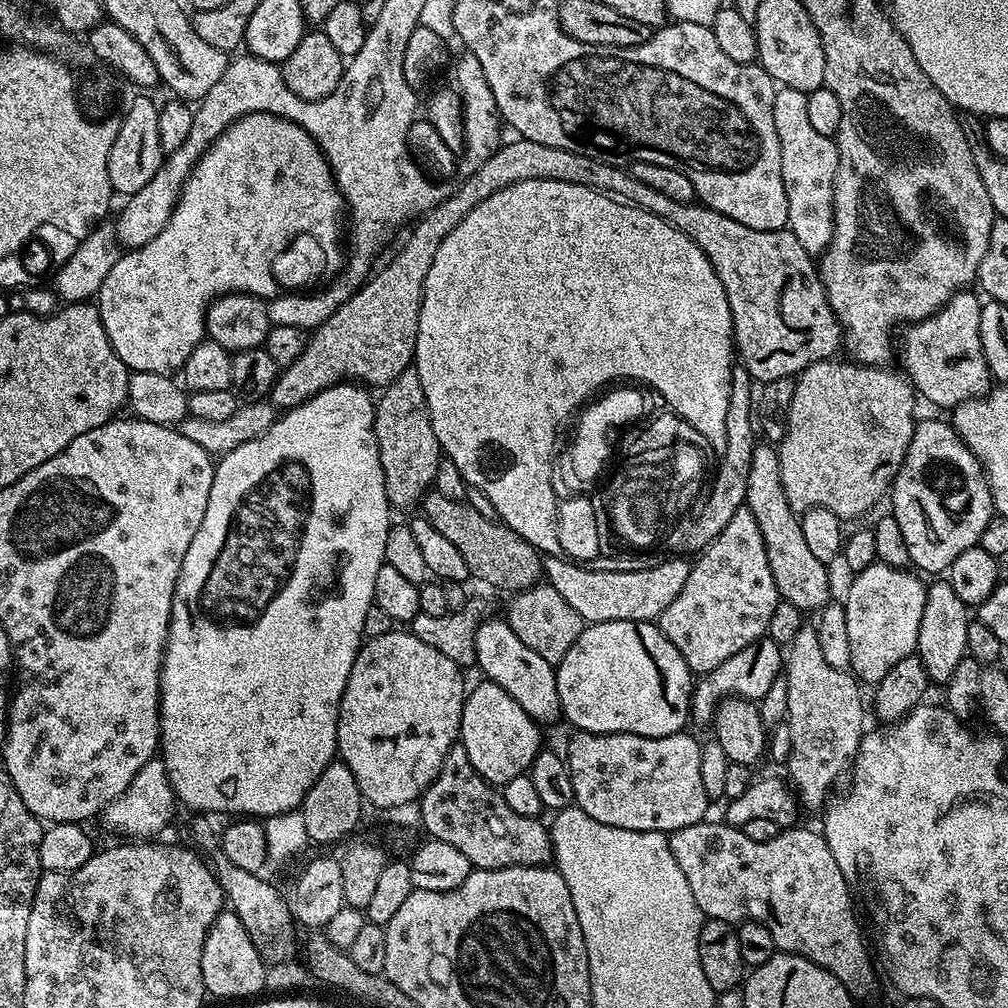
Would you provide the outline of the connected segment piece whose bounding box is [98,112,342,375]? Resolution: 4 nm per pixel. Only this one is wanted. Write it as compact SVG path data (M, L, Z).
M255 112L249 116L235 120L229 128L224 130L218 139L200 155L200 161L192 167L192 173L186 178L184 188L180 191L178 202L162 230L146 246L133 248L125 251L114 262L114 270L106 274L106 282L102 282L98 293L98 307L102 326L106 326L106 334L118 354L122 358L124 365L132 372L153 371L154 374L169 375L179 373L183 368L186 358L194 354L194 346L198 346L201 340L205 339L204 319L208 313L208 308L217 296L225 296L228 292L245 292L251 296L261 298L271 298L281 295L276 289L276 280L272 280L272 256L280 252L280 248L288 248L288 240L292 240L292 232L308 232L308 238L304 238L304 244L300 248L308 248L308 252L300 252L300 290L307 289L308 283L304 281L304 264L312 268L312 248L332 248L332 212L342 212L342 197L340 190L336 186L336 179L332 177L332 167L328 165L328 159L322 154L322 150L316 144L316 139L306 130L302 130L300 124L295 124L287 120L285 116L275 116L269 112Z

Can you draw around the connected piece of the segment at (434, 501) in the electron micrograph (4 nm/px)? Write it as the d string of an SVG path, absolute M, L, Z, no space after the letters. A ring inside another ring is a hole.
M434 490L423 497L422 506L423 519L428 520L434 530L441 532L461 552L473 581L481 580L507 594L524 592L541 583L544 574L541 553L513 528L506 527L499 519L482 518L482 514L478 514L478 510L474 510L474 506L464 500L446 498L446 494L438 494Z

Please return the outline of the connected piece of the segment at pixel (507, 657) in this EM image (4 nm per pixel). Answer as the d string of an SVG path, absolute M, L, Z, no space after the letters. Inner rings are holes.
M481 619L476 627L474 650L475 667L484 671L483 679L492 680L502 686L502 690L506 690L506 694L510 694L510 698L514 698L514 702L518 702L518 706L522 706L522 710L526 710L526 714L530 714L530 718L537 724L547 726L556 719L561 719L554 665L546 662L546 658L540 657L539 654L534 654L534 650L530 650L530 646L526 646L526 642L522 642L522 638L514 634L514 630L510 630L507 619Z

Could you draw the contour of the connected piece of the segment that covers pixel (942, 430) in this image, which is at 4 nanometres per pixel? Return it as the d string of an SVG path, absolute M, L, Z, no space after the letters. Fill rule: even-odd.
M921 419L917 423L914 438L906 450L906 458L898 470L896 481L892 483L891 500L890 515L898 522L902 538L906 538L906 547L910 550L912 564L921 573L947 573L951 564L963 551L979 545L982 530L986 530L986 522L990 522L994 515L992 495L988 480L984 476L984 467L976 461L972 451L960 441L960 437L950 427L947 419Z

